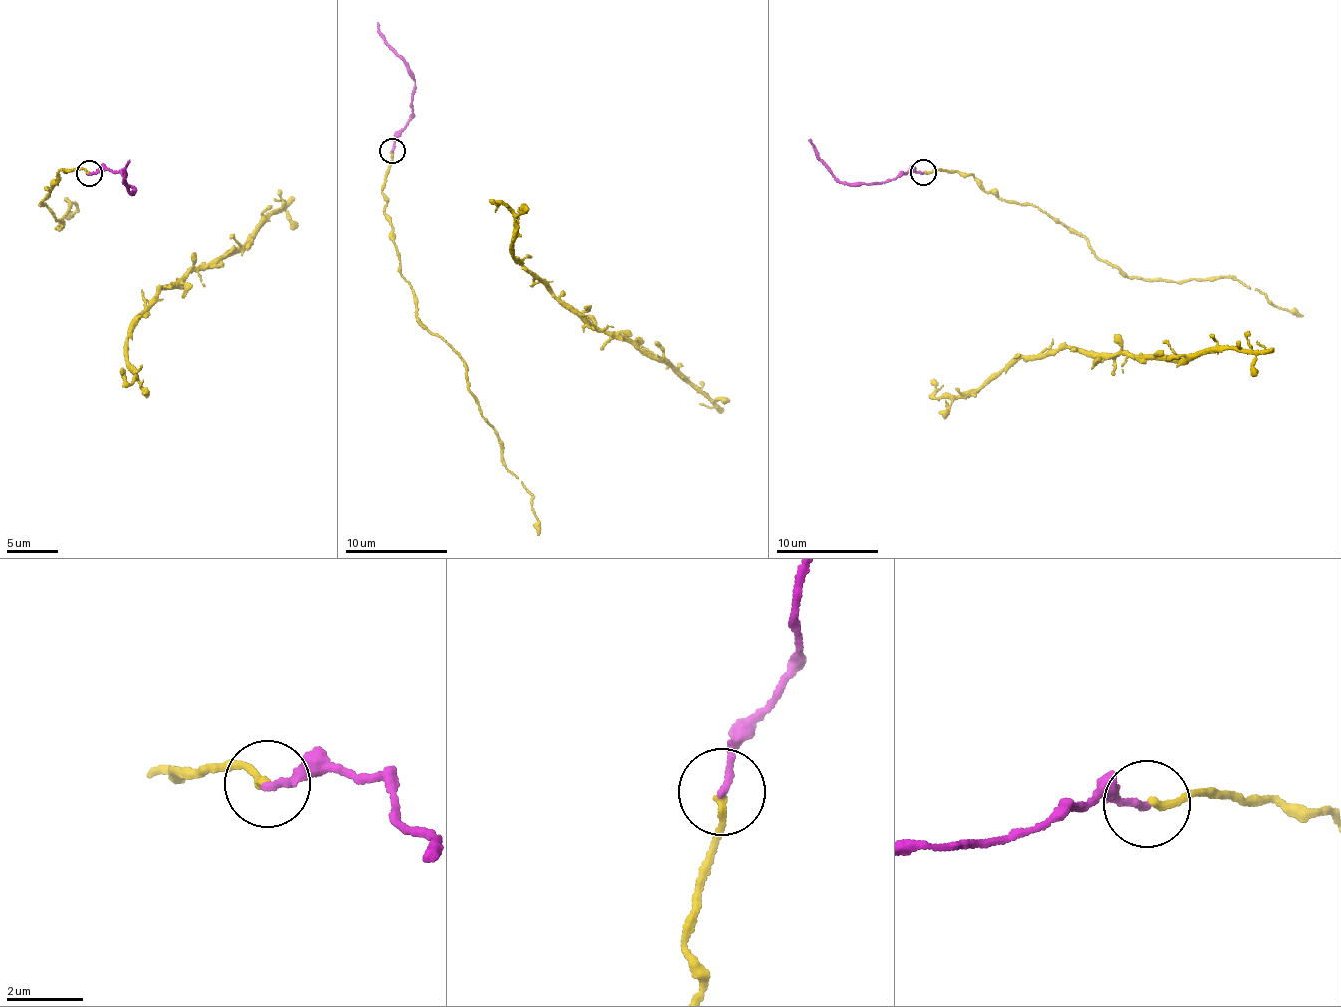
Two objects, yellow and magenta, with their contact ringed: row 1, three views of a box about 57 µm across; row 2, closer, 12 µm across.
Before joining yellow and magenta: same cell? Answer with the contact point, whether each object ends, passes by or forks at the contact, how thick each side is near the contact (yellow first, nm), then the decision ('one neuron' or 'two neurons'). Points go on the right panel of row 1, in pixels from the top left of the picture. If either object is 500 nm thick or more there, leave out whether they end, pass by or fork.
(923, 172) | yellow ends | magenta ends | 180/180 nm | one neuron

